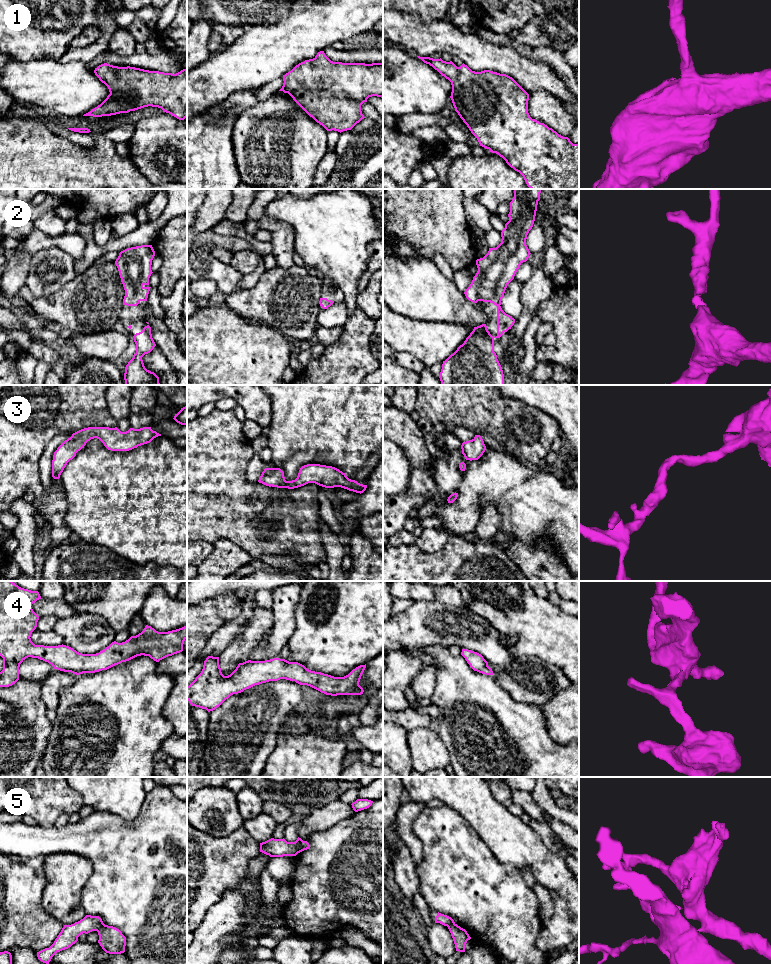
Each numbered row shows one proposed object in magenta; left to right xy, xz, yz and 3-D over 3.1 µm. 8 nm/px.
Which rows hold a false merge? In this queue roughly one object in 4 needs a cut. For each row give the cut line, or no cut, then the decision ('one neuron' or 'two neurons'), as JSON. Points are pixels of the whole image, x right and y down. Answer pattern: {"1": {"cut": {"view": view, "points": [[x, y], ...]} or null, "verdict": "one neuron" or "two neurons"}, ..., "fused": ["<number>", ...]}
{"1": {"cut": null, "verdict": "one neuron"}, "2": {"cut": null, "verdict": "one neuron"}, "3": {"cut": null, "verdict": "one neuron"}, "4": {"cut": null, "verdict": "one neuron"}, "5": {"cut": {"view": "xz", "points": [[303, 841], [299, 845], [297, 852]]}, "verdict": "two neurons"}, "fused": ["5"]}

